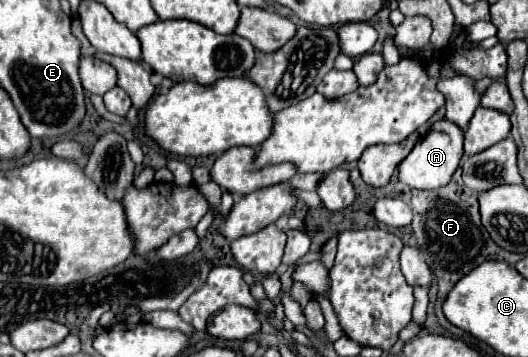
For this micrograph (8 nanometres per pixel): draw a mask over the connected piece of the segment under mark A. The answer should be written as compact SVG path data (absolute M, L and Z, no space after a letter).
M457 125L431 129L399 165L399 181L411 189L437 189L449 181L463 157L463 131Z

